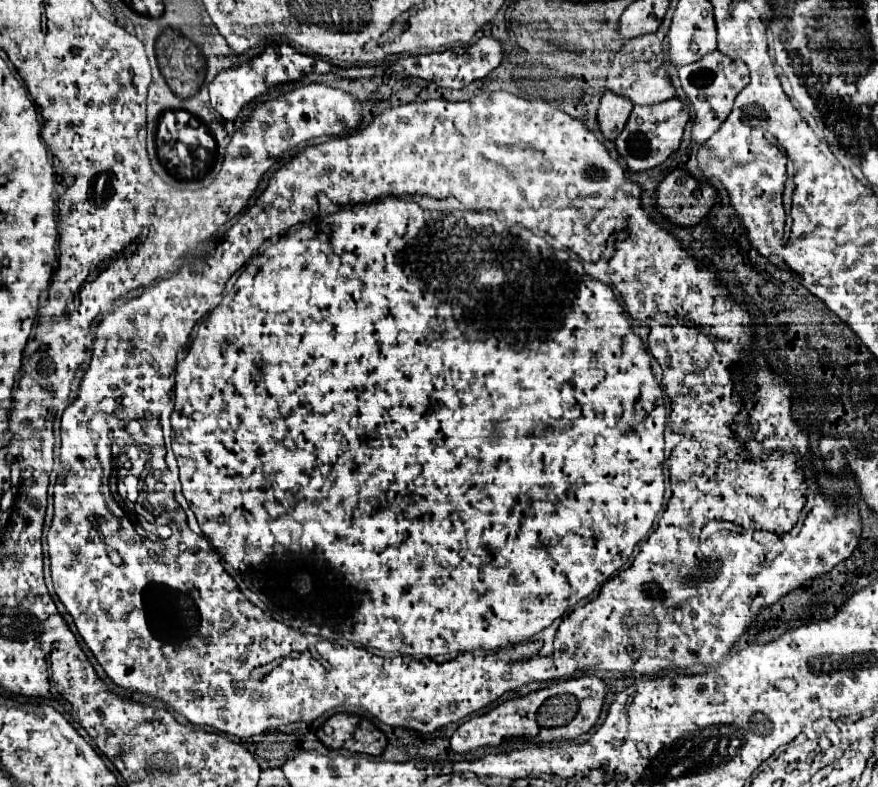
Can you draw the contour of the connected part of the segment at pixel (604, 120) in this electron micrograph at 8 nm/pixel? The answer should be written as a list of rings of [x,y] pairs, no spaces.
[[[606,91],[604,97],[600,99],[600,107],[598,107],[598,127],[600,127],[602,135],[606,139],[614,141],[618,137],[618,133],[624,129],[630,111],[632,111],[632,105],[626,97],[618,97],[618,95]]]

